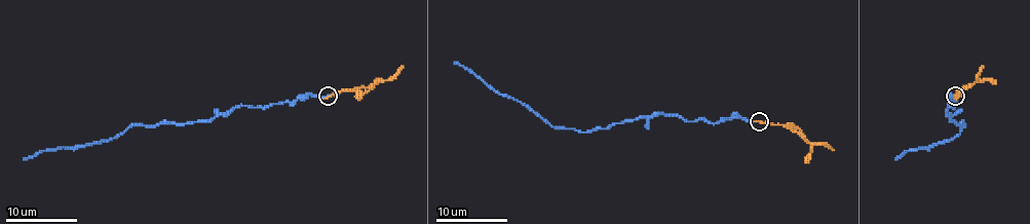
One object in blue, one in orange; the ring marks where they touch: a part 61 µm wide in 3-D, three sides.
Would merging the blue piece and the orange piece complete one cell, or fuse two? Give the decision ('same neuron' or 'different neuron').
same neuron

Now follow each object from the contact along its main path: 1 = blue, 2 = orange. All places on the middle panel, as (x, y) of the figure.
1: (758, 121), (734, 117), (715, 123), (684, 121), (662, 114), (585, 132), (555, 128), (454, 62)
2: (758, 121), (784, 124), (810, 143), (825, 143), (834, 150)

